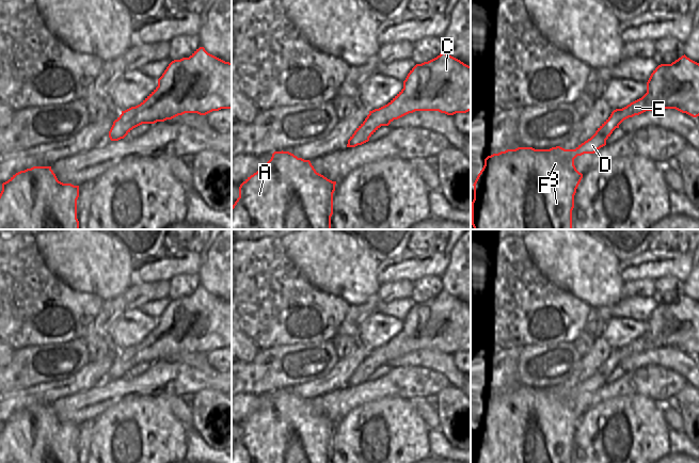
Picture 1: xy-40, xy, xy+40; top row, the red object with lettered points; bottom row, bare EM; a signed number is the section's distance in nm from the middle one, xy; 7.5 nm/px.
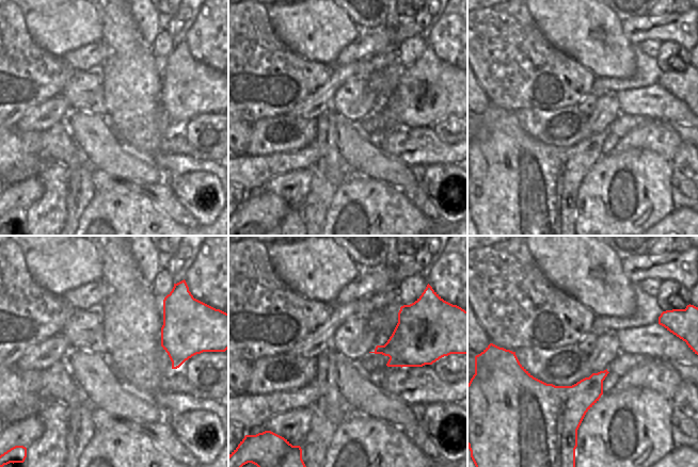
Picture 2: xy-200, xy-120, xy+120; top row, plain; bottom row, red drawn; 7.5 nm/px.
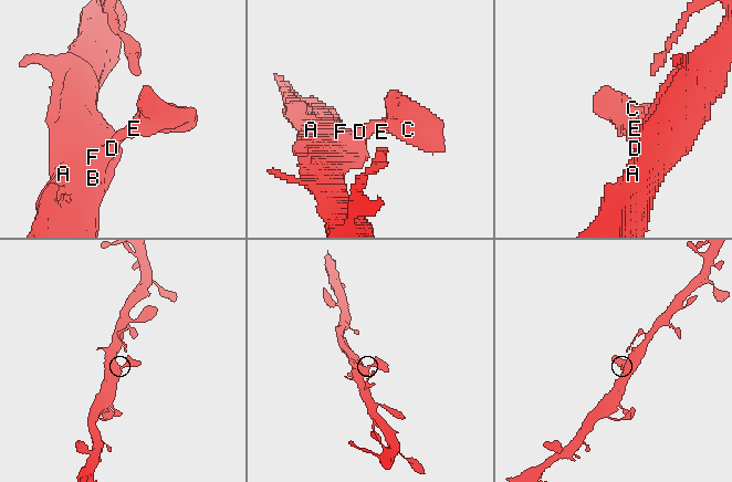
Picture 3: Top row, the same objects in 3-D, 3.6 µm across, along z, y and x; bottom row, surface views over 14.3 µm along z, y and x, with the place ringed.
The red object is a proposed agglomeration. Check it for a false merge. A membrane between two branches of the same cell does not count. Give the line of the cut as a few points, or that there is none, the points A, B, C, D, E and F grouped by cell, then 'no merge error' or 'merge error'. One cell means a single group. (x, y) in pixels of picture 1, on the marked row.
cut none; groups A B C D E F; no merge error

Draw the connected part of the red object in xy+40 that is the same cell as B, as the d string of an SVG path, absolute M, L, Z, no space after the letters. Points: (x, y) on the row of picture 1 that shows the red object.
M684 54L671 64L658 65L647 82L647 93L626 107L614 110L595 133L575 149L565 149L560 146L550 149L518 147L488 156L473 185L472 225L474 229L572 229L574 195L583 178L583 174L574 165L574 159L584 154L594 154L605 146L606 140L624 119L656 109L676 109L693 117L699 116L699 63Z

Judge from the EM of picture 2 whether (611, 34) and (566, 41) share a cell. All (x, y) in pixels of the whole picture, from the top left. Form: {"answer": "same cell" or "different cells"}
{"answer": "same cell"}

